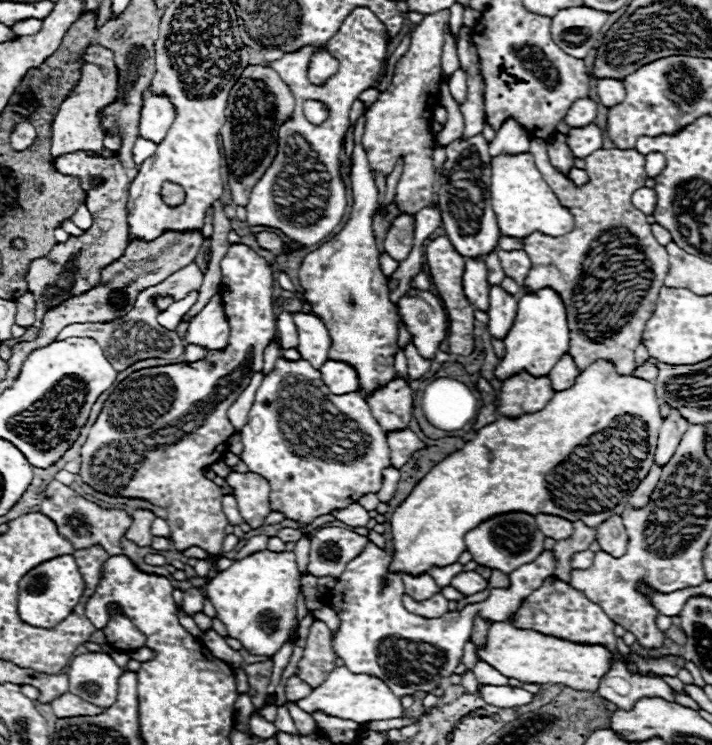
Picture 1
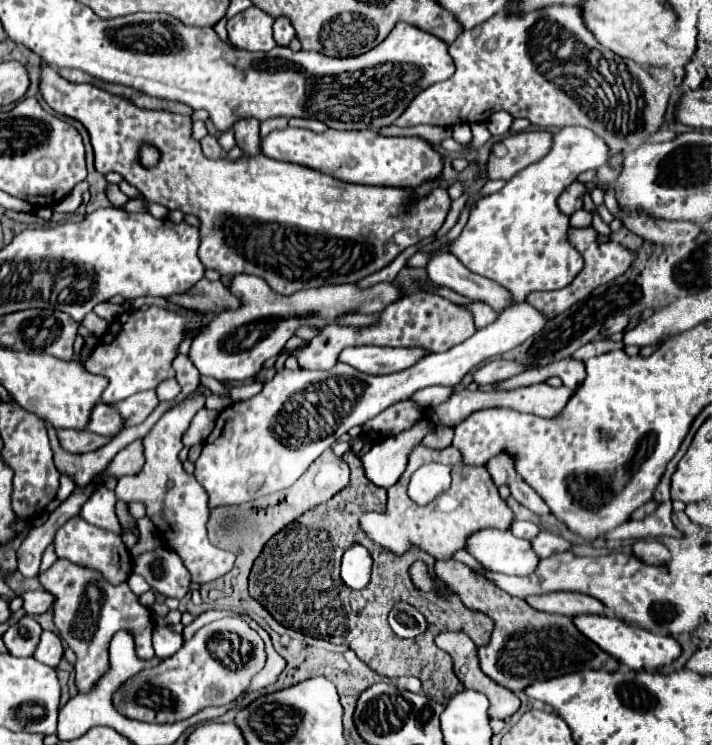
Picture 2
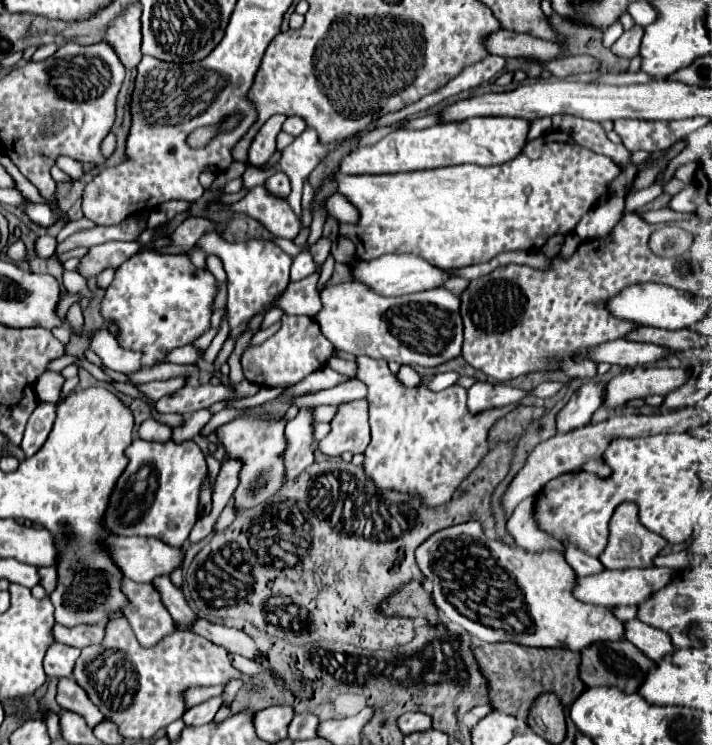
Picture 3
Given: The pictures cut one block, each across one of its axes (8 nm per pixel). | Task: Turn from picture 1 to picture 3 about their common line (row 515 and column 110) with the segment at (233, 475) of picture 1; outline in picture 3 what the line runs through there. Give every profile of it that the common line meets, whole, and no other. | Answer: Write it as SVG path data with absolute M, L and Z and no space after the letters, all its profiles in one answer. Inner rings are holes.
M104 242L98 246L88 248L86 256L80 258L78 272L88 280L98 276L106 268L116 268L134 254L146 250L146 244L140 242Z

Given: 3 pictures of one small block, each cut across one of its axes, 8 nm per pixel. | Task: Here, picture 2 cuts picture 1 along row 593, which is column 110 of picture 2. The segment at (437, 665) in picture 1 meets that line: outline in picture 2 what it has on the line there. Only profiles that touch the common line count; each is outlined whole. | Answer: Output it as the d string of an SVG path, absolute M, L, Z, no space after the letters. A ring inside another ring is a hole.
M150 306L148 310L126 310L122 312L108 332L100 338L102 342L94 348L92 356L86 360L86 370L92 374L102 374L110 380L108 388L102 394L102 402L116 404L124 400L124 396L132 396L136 392L154 390L162 380L172 378L172 360L176 356L176 348L184 338L184 330L190 328L194 334L200 326L208 324L214 314L206 314L204 318L186 320L170 310ZM98 486L96 492L88 498L88 502L82 506L80 516L102 530L108 530L112 534L122 534L120 522L114 514L114 504L116 504L114 492L108 490L106 486Z

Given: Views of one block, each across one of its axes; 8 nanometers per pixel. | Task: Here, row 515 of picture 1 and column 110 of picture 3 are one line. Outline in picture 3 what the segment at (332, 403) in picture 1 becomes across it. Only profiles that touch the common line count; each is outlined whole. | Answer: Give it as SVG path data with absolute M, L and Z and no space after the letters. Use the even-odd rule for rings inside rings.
M144 250L132 256L128 262L124 262L120 268L116 268L114 280L106 288L104 298L100 302L100 314L106 324L118 326L118 334L116 334L118 344L124 350L140 352L142 354L140 364L142 368L148 370L158 364L164 364L164 358L174 348L192 344L210 328L210 316L216 294L218 294L216 278L208 270L196 268L188 254L162 254L156 250Z

